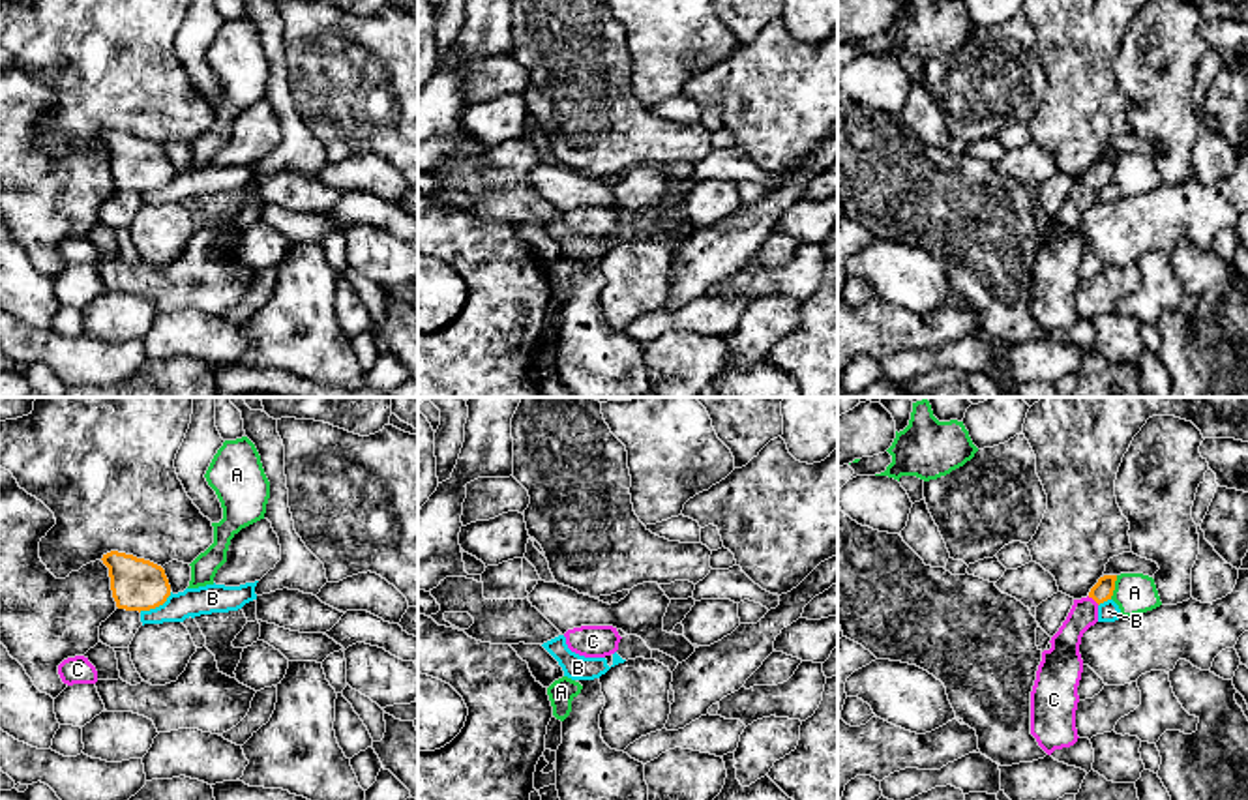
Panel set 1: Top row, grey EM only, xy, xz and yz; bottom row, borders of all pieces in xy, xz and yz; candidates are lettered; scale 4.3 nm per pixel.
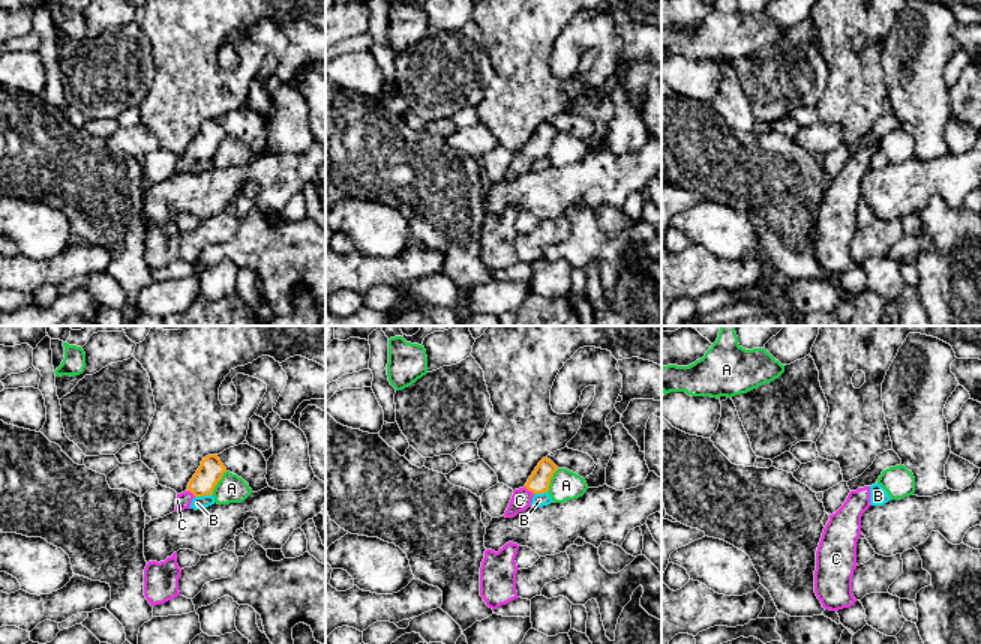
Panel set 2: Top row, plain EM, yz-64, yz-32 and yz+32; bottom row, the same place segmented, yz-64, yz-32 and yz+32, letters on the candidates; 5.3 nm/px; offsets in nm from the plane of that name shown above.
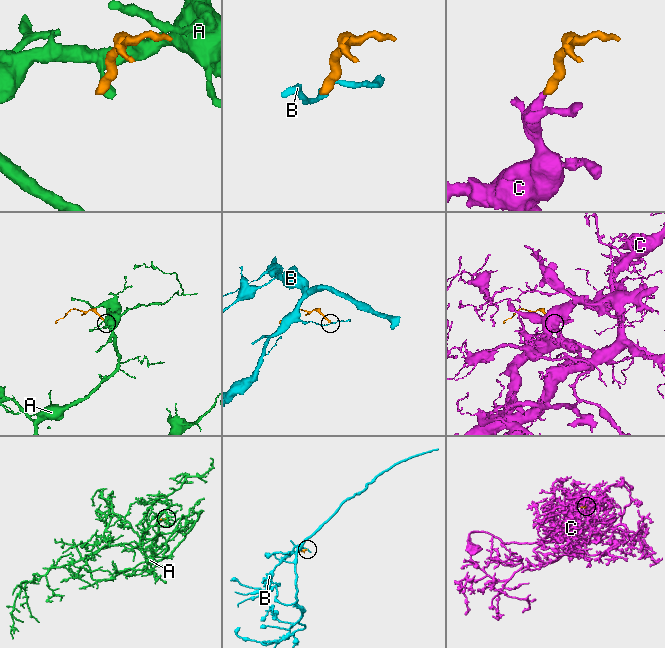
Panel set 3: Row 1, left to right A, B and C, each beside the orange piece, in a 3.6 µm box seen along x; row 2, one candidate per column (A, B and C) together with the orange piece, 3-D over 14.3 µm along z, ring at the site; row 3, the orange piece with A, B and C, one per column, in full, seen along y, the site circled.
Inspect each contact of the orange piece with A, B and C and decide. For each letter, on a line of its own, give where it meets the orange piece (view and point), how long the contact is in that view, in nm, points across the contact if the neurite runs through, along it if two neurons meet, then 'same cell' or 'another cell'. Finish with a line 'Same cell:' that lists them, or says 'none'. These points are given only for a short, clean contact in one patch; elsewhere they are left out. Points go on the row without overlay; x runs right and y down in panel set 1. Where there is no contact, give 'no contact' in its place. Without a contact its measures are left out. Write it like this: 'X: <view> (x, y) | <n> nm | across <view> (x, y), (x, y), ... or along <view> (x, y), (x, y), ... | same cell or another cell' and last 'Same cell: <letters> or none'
A: yz (1114, 167) | 110 nm | along yz (1117, 156), (1110, 178) | another cell
B: xy (156, 186) | 170 nm | along xy (171, 173), (162, 184), (139, 192) | another cell
C: yz (1093, 178) | 70 nm | across yz (1102, 171), (1093, 178), (1065, 225) | same cell
Same cell: C

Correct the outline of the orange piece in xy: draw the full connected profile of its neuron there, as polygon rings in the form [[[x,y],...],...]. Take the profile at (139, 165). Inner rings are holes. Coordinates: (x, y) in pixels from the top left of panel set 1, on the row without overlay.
[[[118,131],[103,135],[101,141],[109,148],[118,189],[150,191],[171,176],[171,165],[161,146]]]

